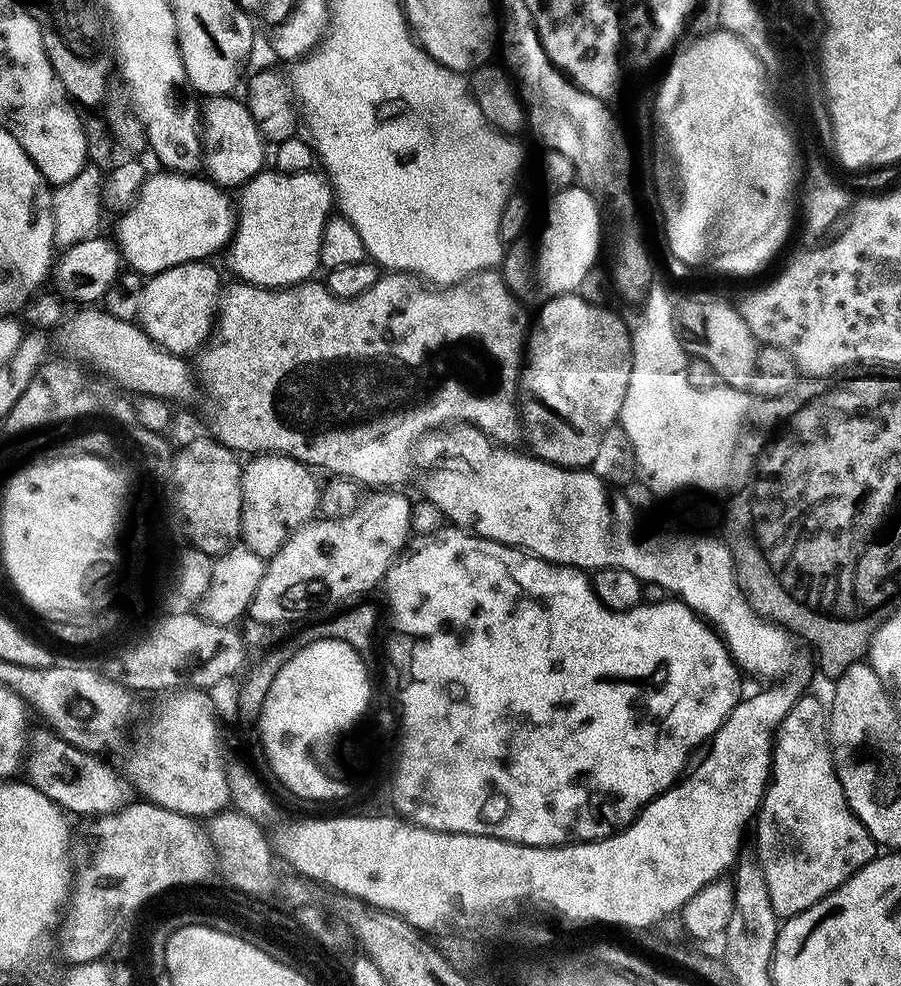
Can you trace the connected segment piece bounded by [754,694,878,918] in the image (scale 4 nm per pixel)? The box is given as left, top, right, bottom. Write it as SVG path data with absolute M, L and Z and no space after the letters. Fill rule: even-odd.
M811 694L800 697L799 704L792 709L792 715L784 721L776 737L772 775L768 789L760 799L760 810L754 817L755 828L754 851L765 872L770 902L780 918L797 916L802 910L814 906L878 855L878 846L870 838L866 826L862 826L850 810L846 794L836 777L836 766L832 762L829 709L825 701L815 700Z

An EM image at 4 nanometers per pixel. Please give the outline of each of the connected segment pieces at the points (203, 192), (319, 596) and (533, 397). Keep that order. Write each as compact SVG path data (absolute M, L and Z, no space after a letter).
M158 170L158 173L152 175L152 173L145 177L144 184L140 187L140 192L137 194L135 201L131 206L124 210L119 215L119 220L116 226L116 236L114 235L114 242L120 252L121 261L133 272L137 272L143 277L150 277L156 273L160 273L162 270L168 270L171 266L186 264L190 261L205 261L209 259L210 255L220 250L223 251L229 241L232 238L232 234L235 232L235 211L233 201L230 202L225 189L222 189L216 185L212 180L199 176L193 176L187 173L177 173L167 170Z
M369 491L350 514L333 520L316 518L297 528L287 542L265 563L262 580L258 584L253 600L249 602L247 615L262 623L282 623L289 619L288 608L294 607L299 600L312 604L315 600L324 600L329 596L332 600L351 601L353 598L363 597L360 595L370 591L375 584L377 587L383 581L392 561L405 551L409 543L412 504L400 492L403 491Z
M565 294L563 296L553 296L551 298L545 299L543 301L544 304L540 308L540 313L536 316L536 321L532 324L532 333L529 336L526 336L526 355L523 357L522 360L522 371L520 374L520 383L518 385L518 407L520 410L520 414L522 417L522 428L523 431L526 433L526 440L528 436L528 444L533 453L539 459L548 461L549 464L558 464L562 468L574 468L577 470L584 470L587 469L599 456L599 447L602 446L603 436L606 434L609 427L615 425L617 423L618 417L620 415L620 411L622 410L622 402L626 398L626 390L628 389L628 383L630 382L630 370L632 369L632 338L630 335L630 328L627 323L624 324L622 321L619 320L618 317L615 316L612 312L607 312L604 308L599 308L596 304L591 304L588 300L583 300L582 297L576 296L577 294Z

